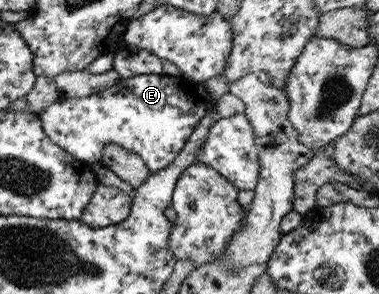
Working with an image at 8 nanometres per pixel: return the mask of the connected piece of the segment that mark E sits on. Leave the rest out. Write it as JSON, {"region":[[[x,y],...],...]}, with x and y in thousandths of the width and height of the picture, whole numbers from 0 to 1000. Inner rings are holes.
{"region":[[[383,252],[343,265],[317,265],[314,276],[253,320],[208,333],[156,330],[103,395],[111,432],[129,473],[203,534],[235,551],[256,551],[272,520],[272,490],[303,483],[322,503],[351,517],[377,537],[398,588],[430,578],[467,537],[472,517],[488,500],[504,452],[525,425],[544,388],[567,364],[565,340],[533,282],[512,279],[491,259],[456,259],[441,252]]]}

